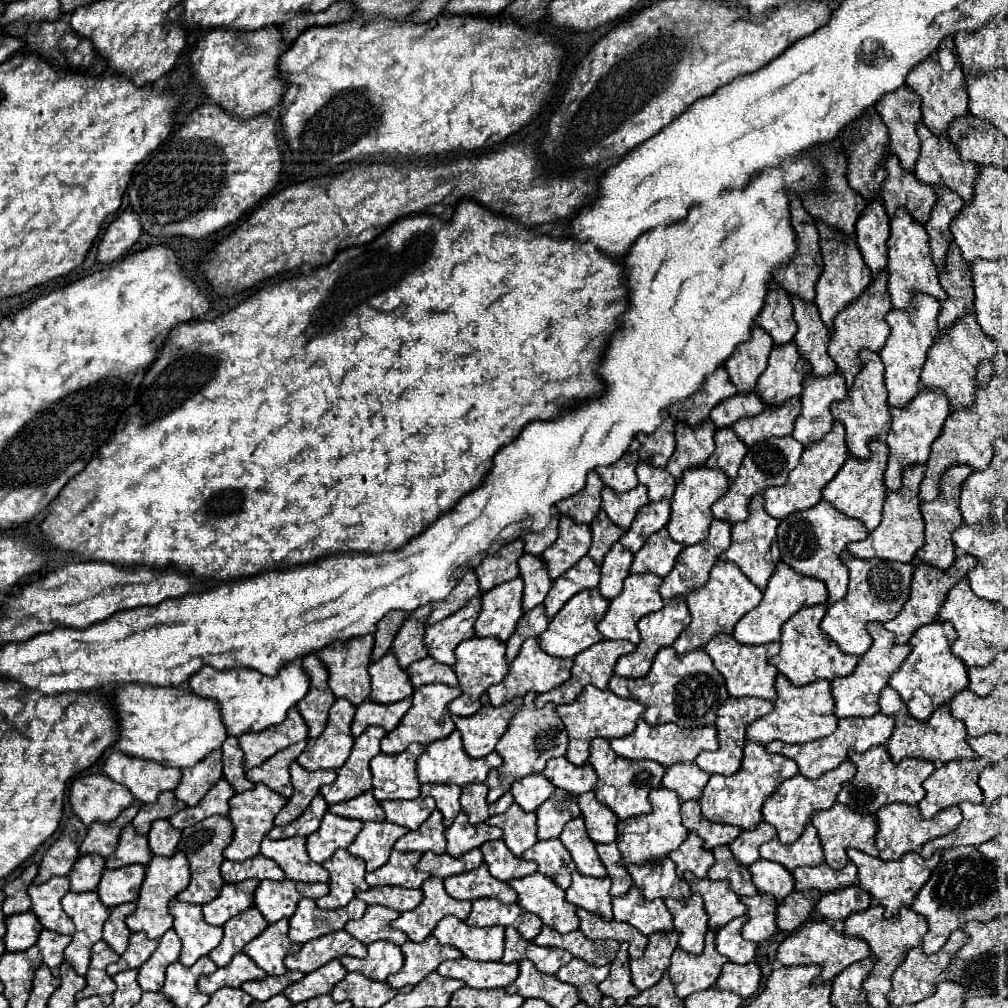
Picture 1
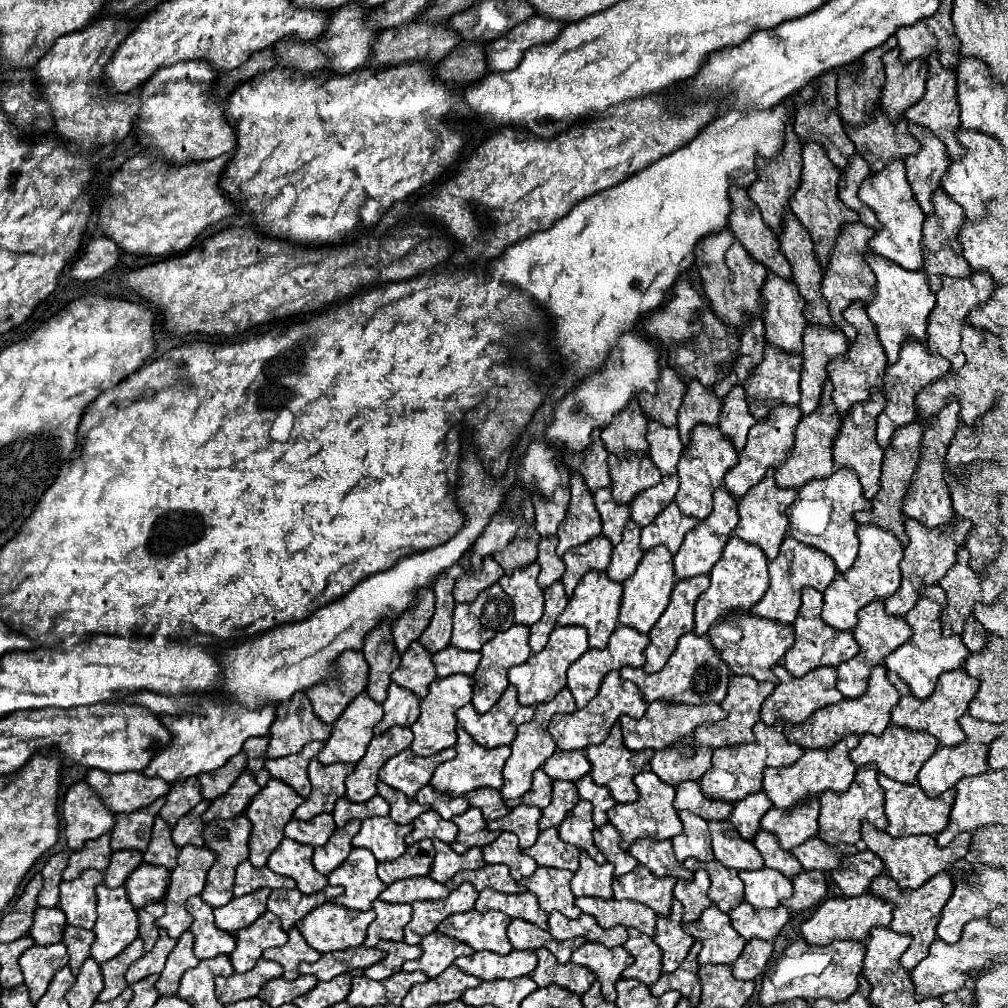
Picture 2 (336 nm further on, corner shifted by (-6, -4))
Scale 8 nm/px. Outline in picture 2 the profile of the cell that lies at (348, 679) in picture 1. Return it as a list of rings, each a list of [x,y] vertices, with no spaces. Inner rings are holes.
[[[388,621],[376,625],[366,635],[362,653],[370,667],[366,693],[372,695],[376,703],[384,703],[390,685],[390,673],[400,665],[400,655],[392,643],[392,627]]]

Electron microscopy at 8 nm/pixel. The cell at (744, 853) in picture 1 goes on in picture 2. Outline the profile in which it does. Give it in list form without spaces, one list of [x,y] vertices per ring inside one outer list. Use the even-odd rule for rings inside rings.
[[[762,791],[756,795],[748,795],[748,799],[734,803],[730,821],[746,841],[752,841],[756,831],[760,829],[760,819],[770,807],[772,807],[772,801]]]

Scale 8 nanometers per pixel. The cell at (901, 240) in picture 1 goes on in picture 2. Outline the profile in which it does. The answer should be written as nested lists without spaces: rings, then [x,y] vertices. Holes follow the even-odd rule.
[[[892,161],[880,173],[870,175],[866,183],[862,183],[862,189],[858,191],[858,195],[864,203],[868,203],[868,207],[872,207],[878,221],[882,223],[882,229],[870,241],[870,251],[898,263],[900,267],[908,271],[924,269],[924,253],[922,253],[924,213],[920,211],[920,205],[916,203],[912,195],[912,187],[908,187],[904,163]]]

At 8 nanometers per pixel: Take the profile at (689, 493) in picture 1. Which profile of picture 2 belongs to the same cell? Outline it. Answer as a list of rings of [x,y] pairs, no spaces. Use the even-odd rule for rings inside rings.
[[[698,425],[692,431],[692,443],[682,451],[680,463],[678,463],[678,479],[680,489],[676,493],[676,503],[680,511],[688,517],[706,519],[706,515],[712,511],[712,493],[722,485],[724,475],[738,463],[738,453],[734,451],[732,443],[724,439],[724,435],[718,433],[718,427]]]

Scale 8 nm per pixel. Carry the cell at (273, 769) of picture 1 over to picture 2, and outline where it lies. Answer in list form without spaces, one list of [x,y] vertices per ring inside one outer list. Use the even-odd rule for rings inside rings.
[[[312,741],[296,755],[286,755],[280,759],[266,759],[264,767],[270,771],[270,775],[274,779],[280,779],[286,785],[290,785],[300,797],[308,797],[310,795],[310,781],[306,775],[306,767],[308,767],[310,759],[314,755],[318,755],[318,751],[322,747],[324,747],[322,741]]]

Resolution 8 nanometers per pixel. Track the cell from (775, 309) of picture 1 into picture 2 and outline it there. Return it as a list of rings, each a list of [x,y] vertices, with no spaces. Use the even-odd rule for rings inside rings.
[[[734,187],[730,191],[730,197],[734,205],[730,213],[730,231],[736,235],[736,239],[744,245],[744,249],[754,261],[762,263],[774,275],[790,281],[792,269],[784,255],[778,251],[778,237],[764,225],[756,203],[752,203],[746,189],[740,187]]]

